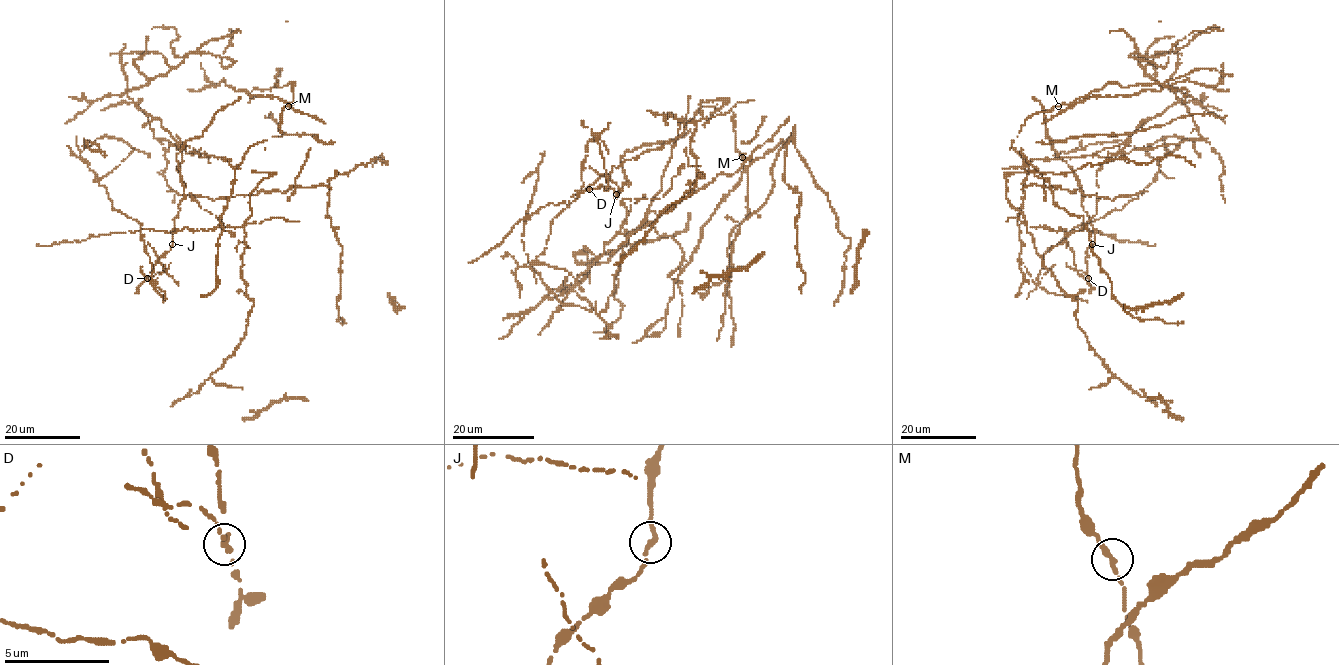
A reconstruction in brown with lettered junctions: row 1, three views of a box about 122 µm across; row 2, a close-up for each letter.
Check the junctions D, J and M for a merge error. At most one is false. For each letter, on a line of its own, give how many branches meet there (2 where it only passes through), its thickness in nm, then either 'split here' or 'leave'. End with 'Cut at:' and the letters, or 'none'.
D: 2 branches meet; 240 nm thick; split here
J: 2 branches meet; 240 nm thick; leave
M: 2 branches meet; 240 nm thick; leave
Cut at: D

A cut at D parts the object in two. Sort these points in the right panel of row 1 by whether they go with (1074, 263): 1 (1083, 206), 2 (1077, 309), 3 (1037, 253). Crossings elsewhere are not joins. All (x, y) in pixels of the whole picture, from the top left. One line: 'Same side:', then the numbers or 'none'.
Same side: none

